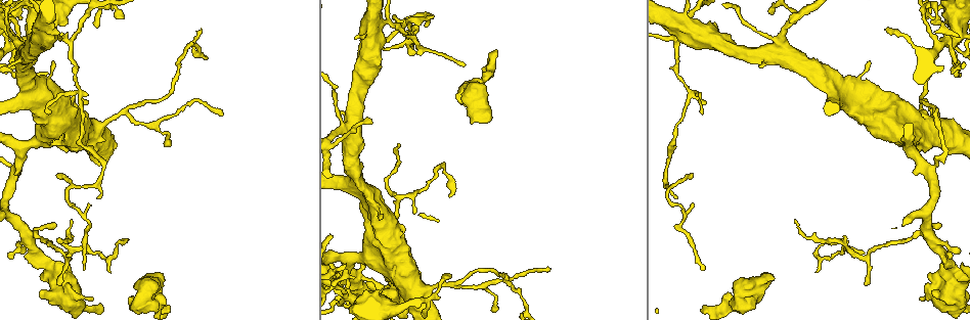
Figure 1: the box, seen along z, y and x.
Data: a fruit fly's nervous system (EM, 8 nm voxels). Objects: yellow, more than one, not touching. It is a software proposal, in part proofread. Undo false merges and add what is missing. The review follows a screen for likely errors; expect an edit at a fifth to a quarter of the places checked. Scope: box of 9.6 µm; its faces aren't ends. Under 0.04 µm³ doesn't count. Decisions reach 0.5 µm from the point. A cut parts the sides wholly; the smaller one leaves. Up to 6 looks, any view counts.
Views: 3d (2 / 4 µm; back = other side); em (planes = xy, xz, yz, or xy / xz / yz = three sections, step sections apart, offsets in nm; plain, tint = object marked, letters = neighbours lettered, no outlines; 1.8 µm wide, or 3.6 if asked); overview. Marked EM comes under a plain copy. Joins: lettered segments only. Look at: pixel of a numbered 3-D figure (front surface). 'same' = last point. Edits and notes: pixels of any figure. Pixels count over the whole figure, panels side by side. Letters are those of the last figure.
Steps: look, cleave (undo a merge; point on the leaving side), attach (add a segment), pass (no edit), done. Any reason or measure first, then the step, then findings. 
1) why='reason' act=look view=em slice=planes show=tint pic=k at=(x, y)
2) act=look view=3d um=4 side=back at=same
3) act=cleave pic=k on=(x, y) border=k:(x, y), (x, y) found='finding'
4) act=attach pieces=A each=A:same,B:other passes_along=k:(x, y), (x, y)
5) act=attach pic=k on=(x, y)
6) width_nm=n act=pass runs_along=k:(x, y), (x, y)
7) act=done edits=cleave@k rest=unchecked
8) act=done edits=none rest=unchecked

why='thin arm on a thick one' act=look view=em um=3.6 slice=yz step=4 show=tint pic=1 at=(683, 30)

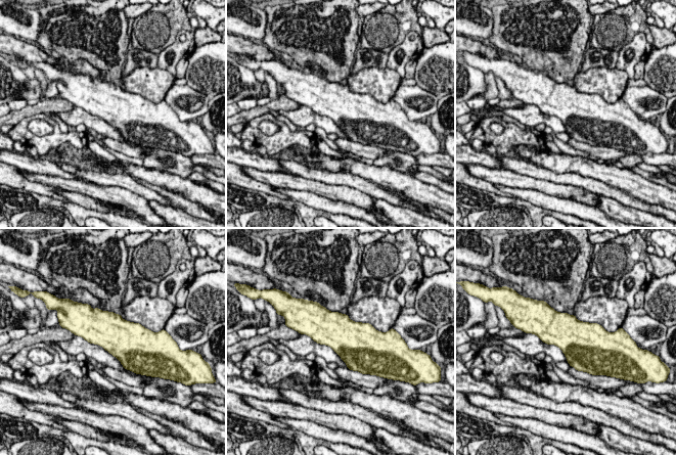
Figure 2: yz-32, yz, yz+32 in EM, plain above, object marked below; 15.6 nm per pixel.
why='another direction' act=look view=em um=3.6 slice=planes show=letters at=same

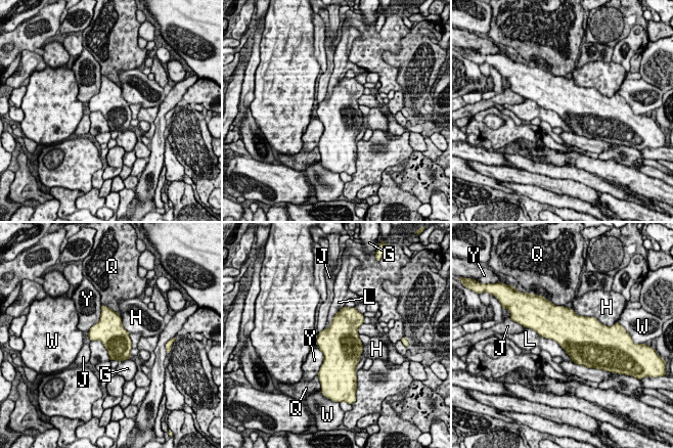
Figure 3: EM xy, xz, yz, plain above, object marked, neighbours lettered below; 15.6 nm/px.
act=pass each=G:other,H:other,J:other,L:other,Q:other,W:other,Y:other border=3:(531, 328), (552, 339), (572, 361) found='one cell here'

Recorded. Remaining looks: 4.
why='thin end' act=look view=em slice=planes show=letters pic=1 at=(704, 269)

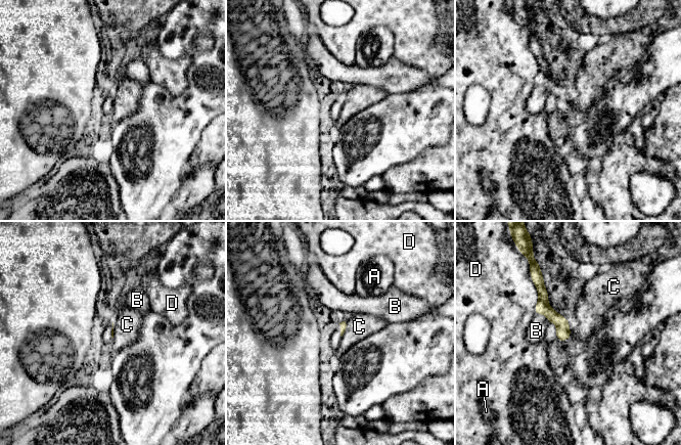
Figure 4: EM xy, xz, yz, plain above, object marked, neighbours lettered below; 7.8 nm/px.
act=pass each=A:other,B:other,C:other,D:other border=4:(346, 321), (346, 329), (342, 337) found='no lettered segment goes on from it'

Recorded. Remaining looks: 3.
why='thick end' act=look view=3d um=2 pic=1 at=(773, 278)

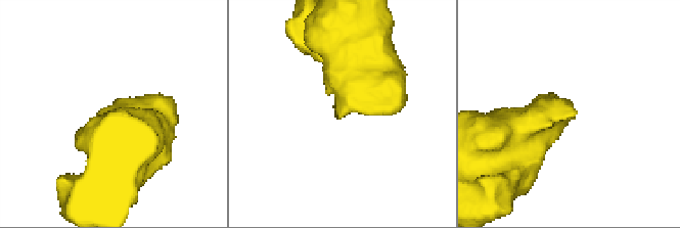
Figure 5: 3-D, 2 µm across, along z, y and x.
why='shape alone is not enough' act=look view=em slice=planes show=letters pic=5 at=(337, 117)

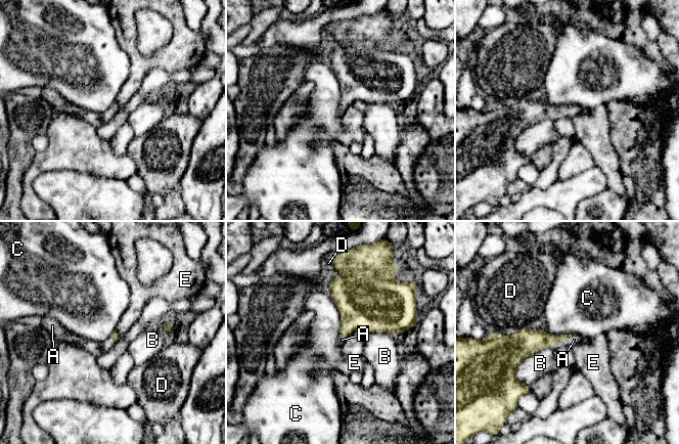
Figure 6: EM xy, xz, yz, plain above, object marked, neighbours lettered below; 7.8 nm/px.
act=attach pieces=A each=A:same,B:other,C:other,D:other,E:other found='it goes on there'

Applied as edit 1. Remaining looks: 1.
act=done edits=attach@6 rest=unchecked

